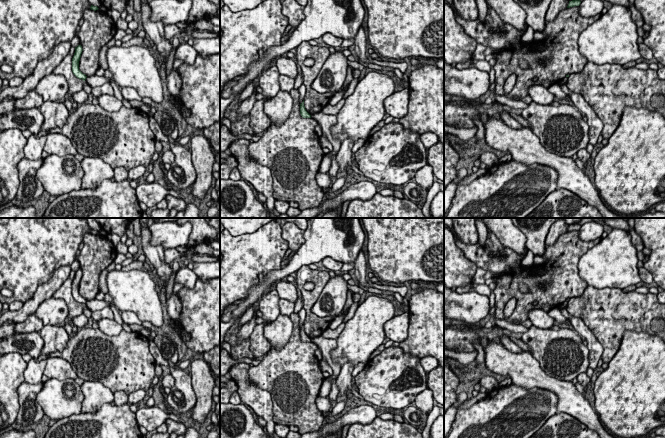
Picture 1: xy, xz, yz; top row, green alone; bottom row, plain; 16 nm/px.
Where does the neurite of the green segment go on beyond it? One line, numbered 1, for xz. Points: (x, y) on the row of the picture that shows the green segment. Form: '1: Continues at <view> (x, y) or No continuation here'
1: No continuation here

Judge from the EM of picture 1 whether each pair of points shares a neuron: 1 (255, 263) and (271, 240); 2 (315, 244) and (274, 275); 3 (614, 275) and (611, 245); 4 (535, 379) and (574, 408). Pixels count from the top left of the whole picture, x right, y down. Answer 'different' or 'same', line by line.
1: same
2: same
3: same
4: same

